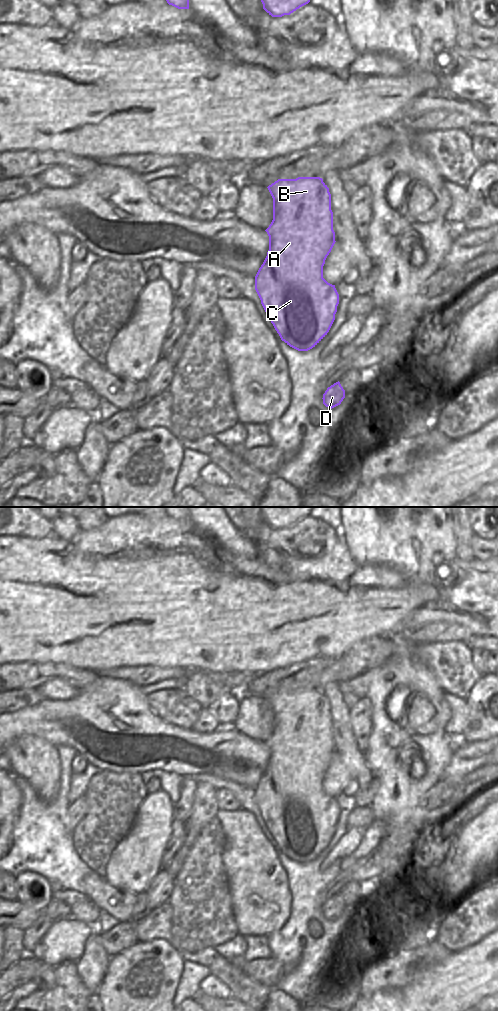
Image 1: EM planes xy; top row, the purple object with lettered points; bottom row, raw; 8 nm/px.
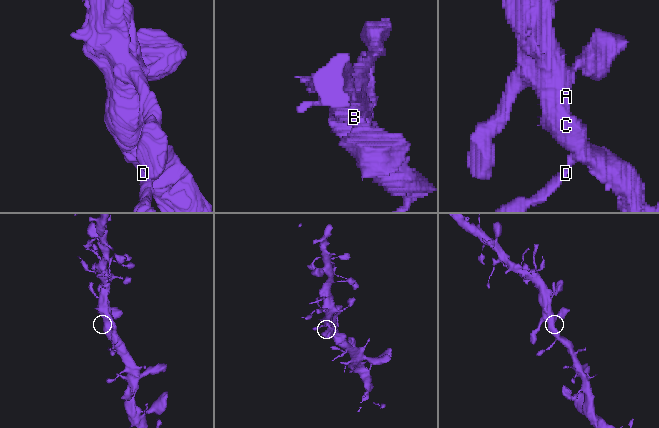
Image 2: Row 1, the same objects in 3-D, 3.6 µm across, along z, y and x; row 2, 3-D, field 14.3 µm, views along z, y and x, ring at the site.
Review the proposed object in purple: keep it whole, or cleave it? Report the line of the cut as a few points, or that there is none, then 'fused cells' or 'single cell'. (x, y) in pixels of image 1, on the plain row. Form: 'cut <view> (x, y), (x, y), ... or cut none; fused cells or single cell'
cut none; single cell

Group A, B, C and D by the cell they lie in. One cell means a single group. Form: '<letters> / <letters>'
A B C D

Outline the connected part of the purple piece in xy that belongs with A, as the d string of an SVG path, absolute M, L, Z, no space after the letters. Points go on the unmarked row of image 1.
M320 689L278 691L267 700L273 710L273 732L265 742L269 748L269 762L255 788L255 802L281 852L298 863L308 863L329 844L339 816L335 797L323 790L325 772L336 754L331 706Z

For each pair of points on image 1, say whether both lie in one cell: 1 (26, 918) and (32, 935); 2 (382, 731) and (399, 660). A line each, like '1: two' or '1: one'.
1: two
2: one

